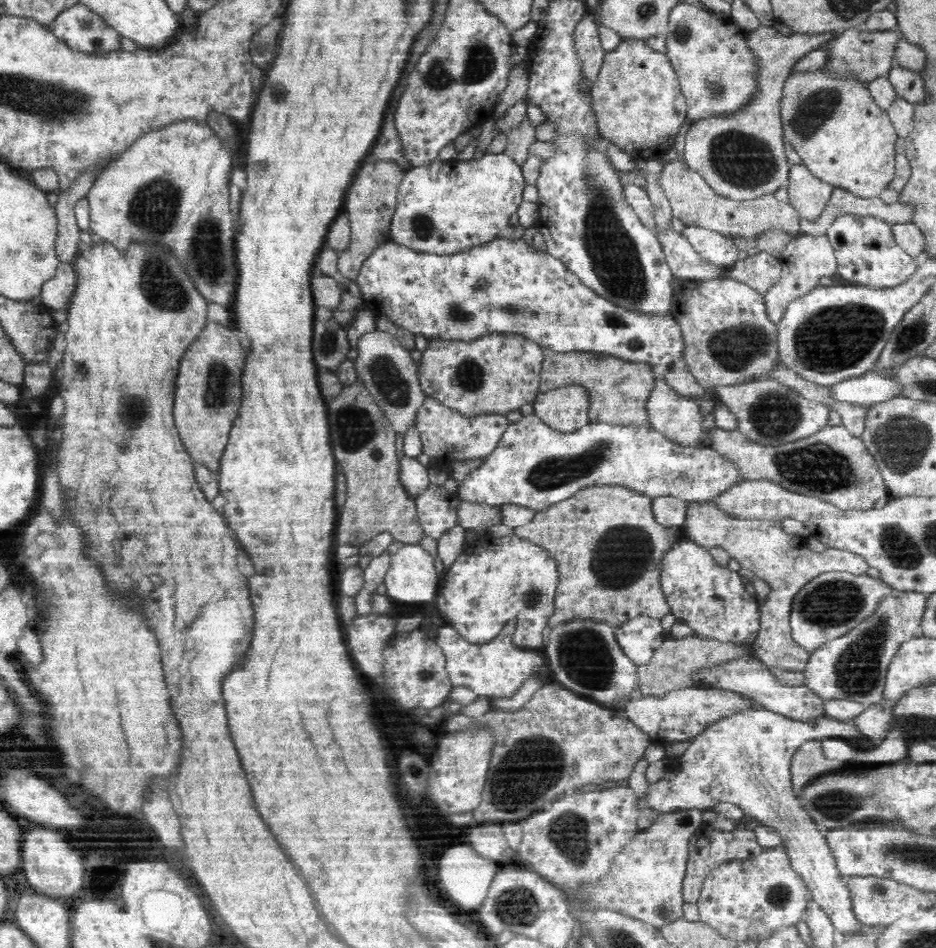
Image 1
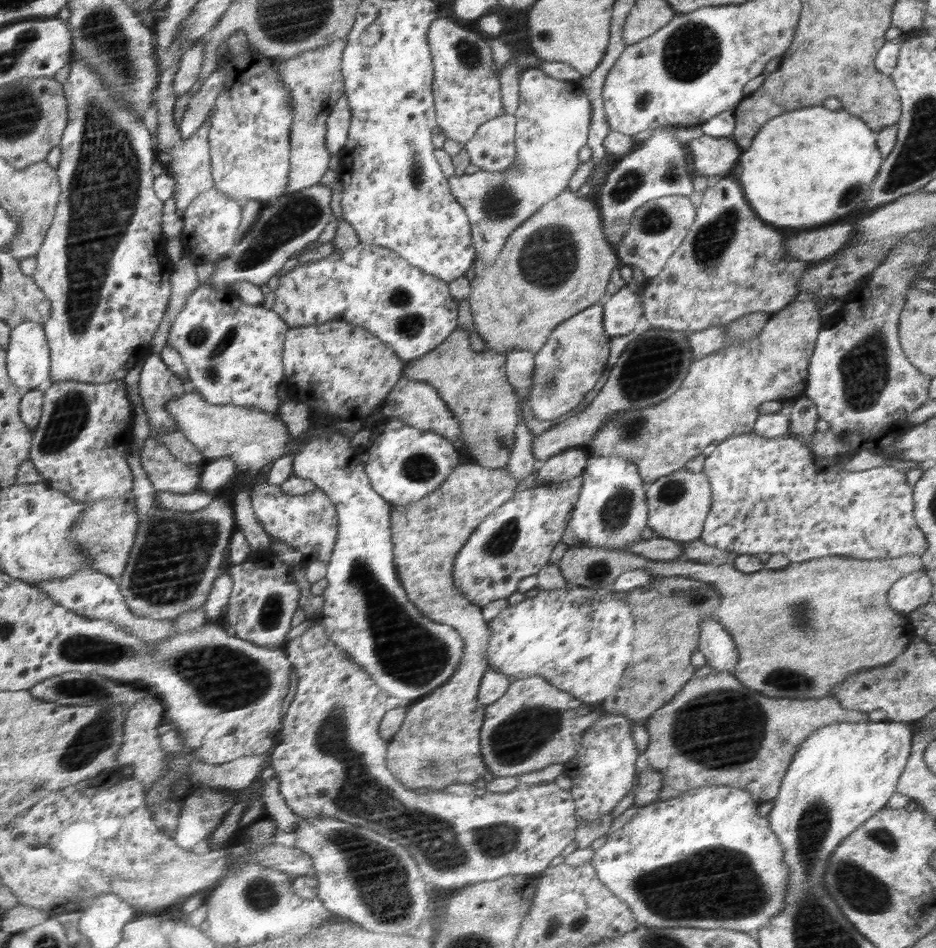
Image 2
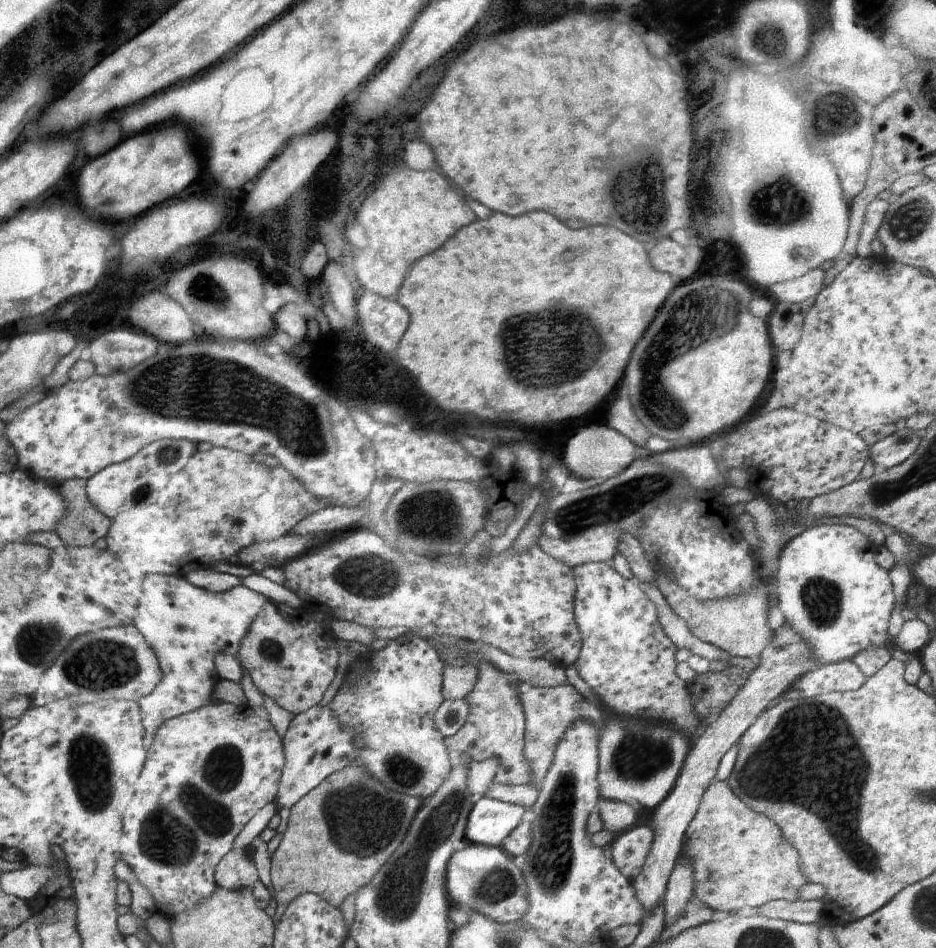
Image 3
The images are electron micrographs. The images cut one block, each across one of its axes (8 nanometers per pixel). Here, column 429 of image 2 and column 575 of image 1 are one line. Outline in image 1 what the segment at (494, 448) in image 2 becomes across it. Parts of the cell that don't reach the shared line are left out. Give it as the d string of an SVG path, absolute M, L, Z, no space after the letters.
M544 351L544 362L540 376L539 392L548 392L564 385L584 385L591 396L588 406L589 423L607 423L612 425L636 425L648 423L645 412L650 392L656 386L658 371L651 365L628 362L610 355L588 354L586 352Z

